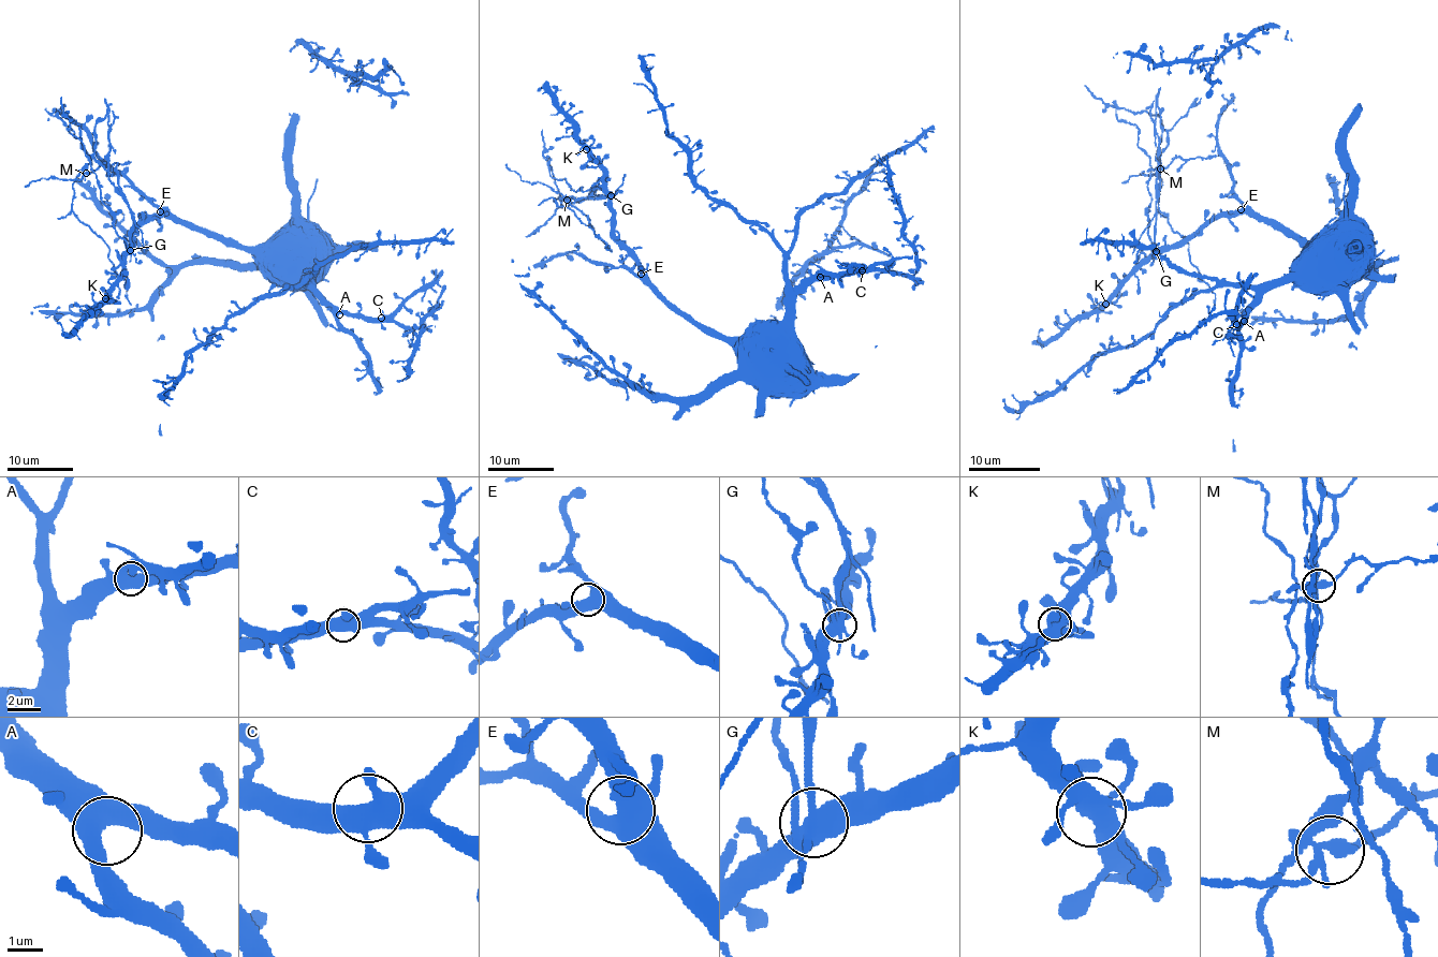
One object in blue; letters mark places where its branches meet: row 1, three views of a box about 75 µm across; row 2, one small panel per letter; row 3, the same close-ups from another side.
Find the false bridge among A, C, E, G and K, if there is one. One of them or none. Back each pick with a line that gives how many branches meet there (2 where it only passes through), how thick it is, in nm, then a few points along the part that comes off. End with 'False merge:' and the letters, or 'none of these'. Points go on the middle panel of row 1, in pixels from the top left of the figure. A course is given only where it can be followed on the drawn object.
G: 6 branches meet; 500 nm thick; foreign part runs (611, 194), (553, 202), (571, 209), (607, 251), (613, 249)
False merge: G

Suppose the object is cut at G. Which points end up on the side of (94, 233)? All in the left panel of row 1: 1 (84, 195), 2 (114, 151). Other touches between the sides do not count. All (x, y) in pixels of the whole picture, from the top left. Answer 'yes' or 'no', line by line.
1: no
2: yes

